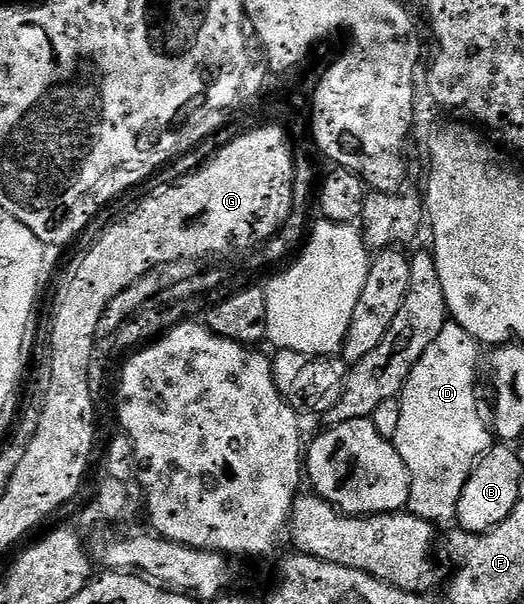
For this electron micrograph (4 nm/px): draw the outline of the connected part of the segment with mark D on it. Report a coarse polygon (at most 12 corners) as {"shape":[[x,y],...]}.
{"shape":[[449,322],[410,372],[391,440],[410,511],[456,517],[495,444],[478,341]]}

